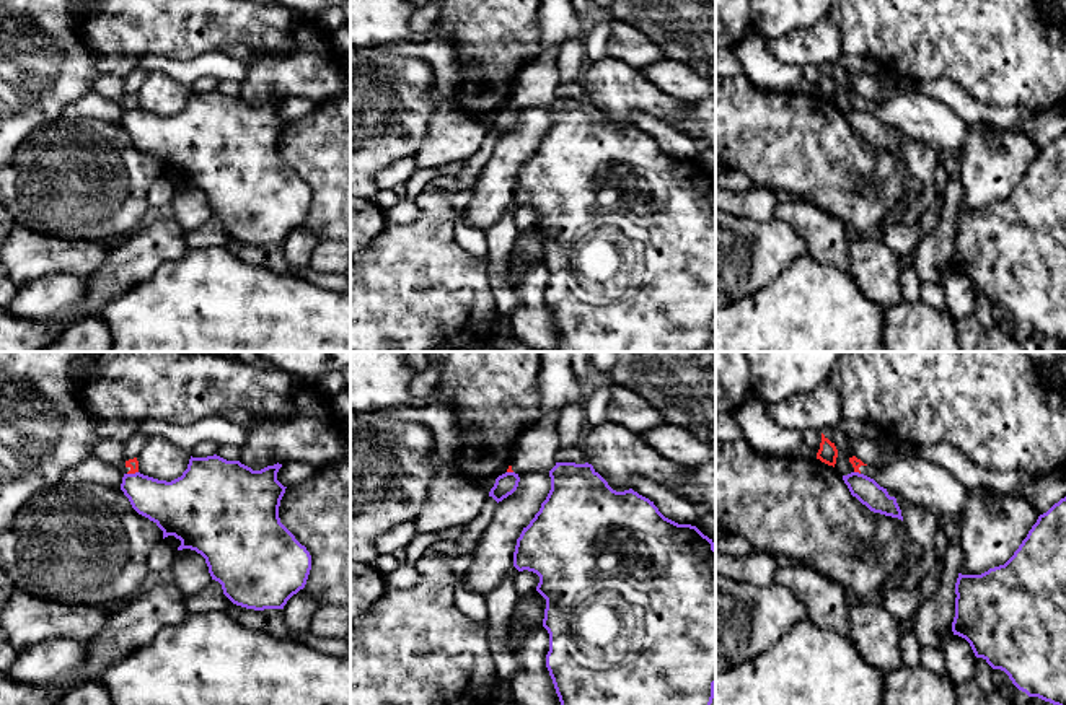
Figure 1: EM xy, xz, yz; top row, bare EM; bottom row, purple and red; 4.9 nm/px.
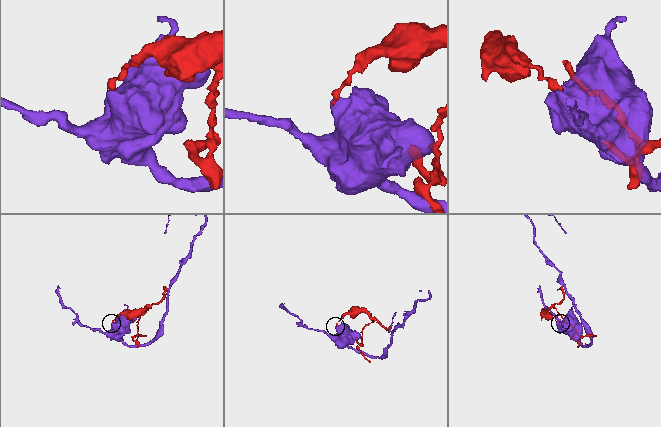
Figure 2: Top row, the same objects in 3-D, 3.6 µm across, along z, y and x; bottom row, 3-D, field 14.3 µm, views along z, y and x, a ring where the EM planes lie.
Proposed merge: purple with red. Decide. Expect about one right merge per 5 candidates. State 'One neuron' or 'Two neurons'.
Two neurons

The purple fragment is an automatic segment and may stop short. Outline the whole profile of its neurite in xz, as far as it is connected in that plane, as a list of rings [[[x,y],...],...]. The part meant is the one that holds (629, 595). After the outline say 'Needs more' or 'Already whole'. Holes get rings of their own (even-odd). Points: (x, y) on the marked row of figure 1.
[[[556,462],[551,490],[523,528],[513,567],[540,576],[549,633],[546,668],[561,705],[711,705],[716,685],[716,547],[696,526],[665,518],[632,488],[613,490],[592,464]]]. Already whole

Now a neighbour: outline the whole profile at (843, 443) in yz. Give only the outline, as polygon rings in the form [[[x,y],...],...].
[[[826,430],[823,431],[825,438],[828,438],[838,449],[838,458],[836,458],[836,464],[835,469],[841,474],[841,475],[848,475],[851,472],[854,472],[852,464],[849,462],[849,459],[854,456],[854,449],[852,449],[852,438],[835,431],[835,430]]]

